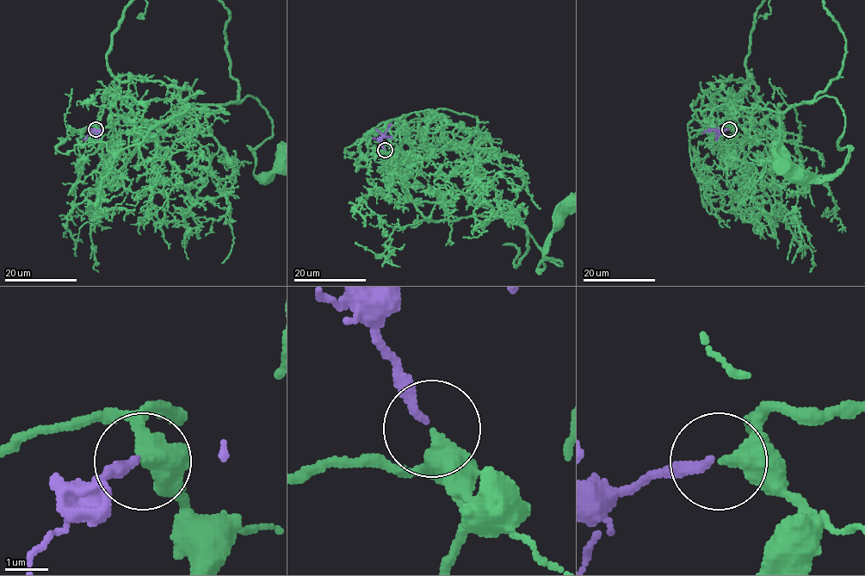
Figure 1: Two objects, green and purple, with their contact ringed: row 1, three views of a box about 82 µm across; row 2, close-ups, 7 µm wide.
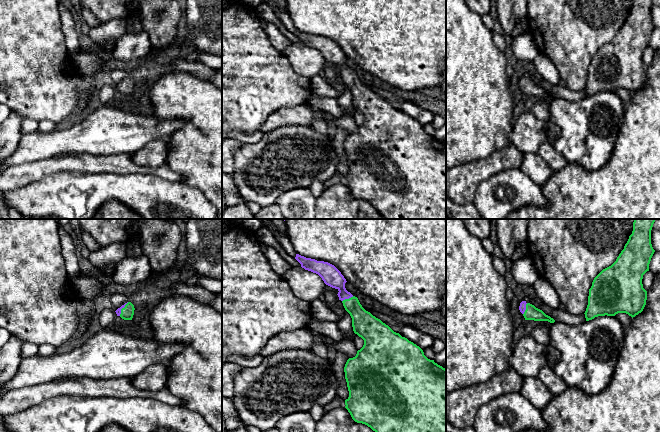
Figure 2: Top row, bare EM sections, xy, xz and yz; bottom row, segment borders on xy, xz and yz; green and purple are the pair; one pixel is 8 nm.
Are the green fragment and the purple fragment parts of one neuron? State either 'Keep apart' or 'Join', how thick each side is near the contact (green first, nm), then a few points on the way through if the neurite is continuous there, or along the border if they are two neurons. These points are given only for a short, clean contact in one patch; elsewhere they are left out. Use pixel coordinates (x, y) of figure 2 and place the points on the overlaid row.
Join. Thickness 200 nm (green) against 150 nm. Path across: xz (364, 324), (347, 299), (341, 286), (331, 276)

